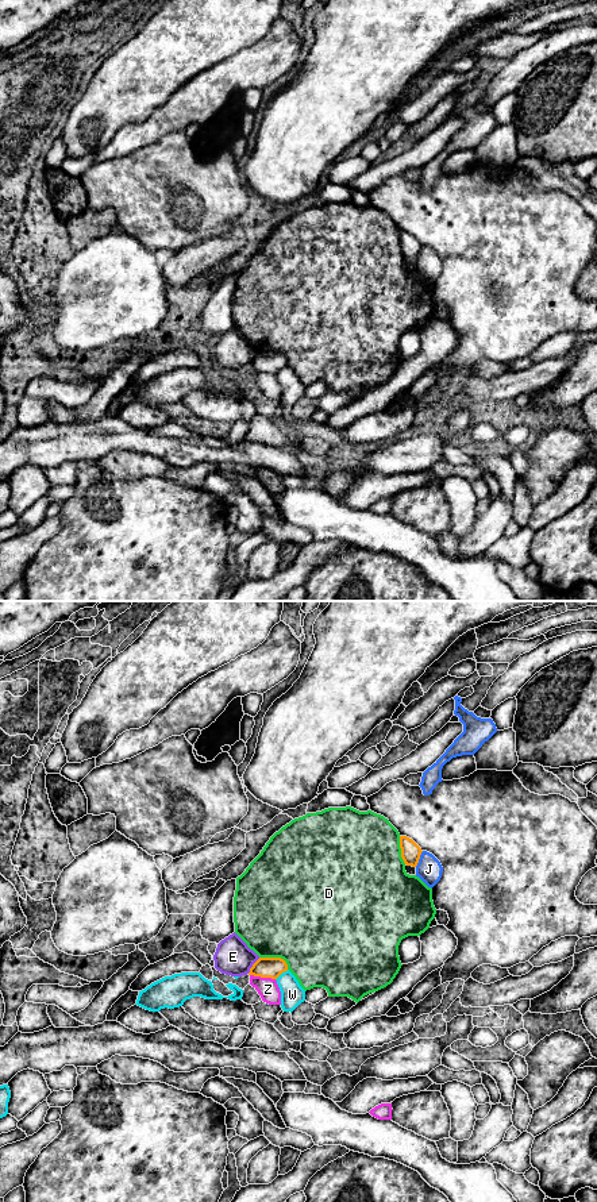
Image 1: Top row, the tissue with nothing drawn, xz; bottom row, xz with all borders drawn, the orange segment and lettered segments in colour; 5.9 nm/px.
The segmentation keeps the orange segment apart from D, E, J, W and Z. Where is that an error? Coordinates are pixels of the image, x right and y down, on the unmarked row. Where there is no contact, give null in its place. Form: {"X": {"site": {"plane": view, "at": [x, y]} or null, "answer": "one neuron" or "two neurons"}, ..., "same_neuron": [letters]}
{"D": {"site": {"plane": "xz", "at": [276, 353]}, "answer": "two neurons"}, "E": {"site": {"plane": "xz", "at": [253, 361]}, "answer": "two neurons"}, "J": {"site": {"plane": "xz", "at": [419, 253]}, "answer": "two neurons"}, "W": {"site": {"plane": "xz", "at": [281, 368]}, "answer": "two neurons"}, "Z": {"site": {"plane": "xz", "at": [262, 372]}, "answer": "two neurons"}, "same_neuron": []}

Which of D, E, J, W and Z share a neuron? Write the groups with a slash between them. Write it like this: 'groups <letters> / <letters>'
groups D / E / J / W / Z

